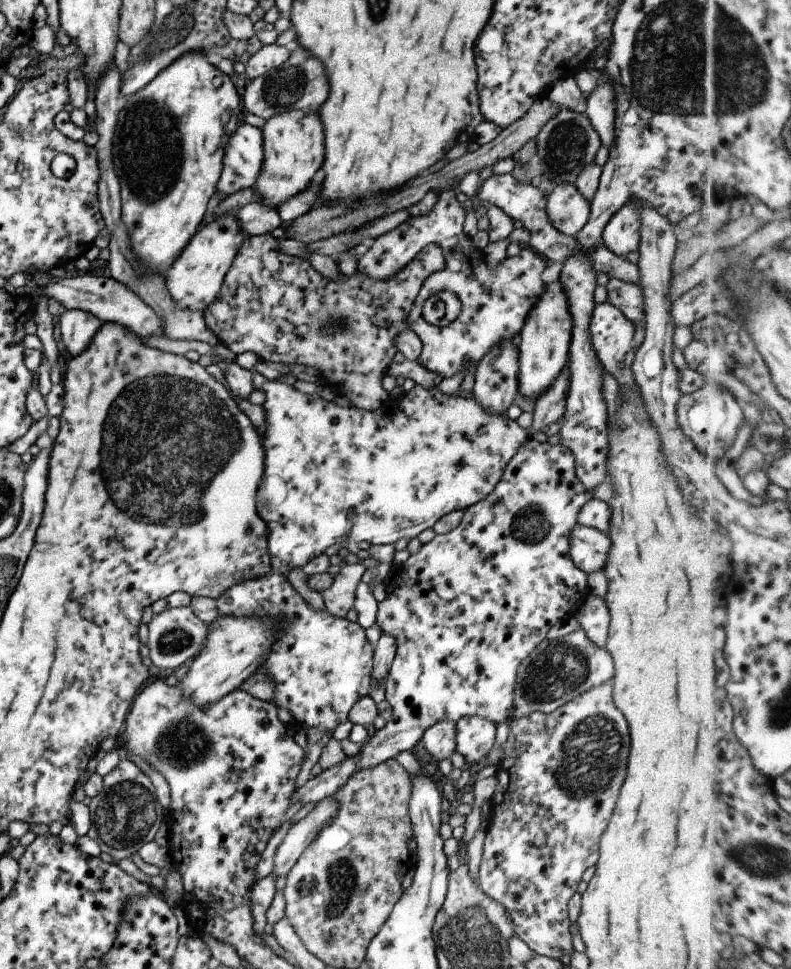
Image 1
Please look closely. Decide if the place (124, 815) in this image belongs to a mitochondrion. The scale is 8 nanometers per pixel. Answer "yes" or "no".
yes

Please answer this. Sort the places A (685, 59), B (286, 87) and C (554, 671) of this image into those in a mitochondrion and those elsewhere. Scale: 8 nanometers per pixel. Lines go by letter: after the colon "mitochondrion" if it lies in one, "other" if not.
A: mitochondrion
B: mitochondrion
C: mitochondrion

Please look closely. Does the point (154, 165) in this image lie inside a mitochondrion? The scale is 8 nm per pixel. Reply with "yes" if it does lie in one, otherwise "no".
yes

